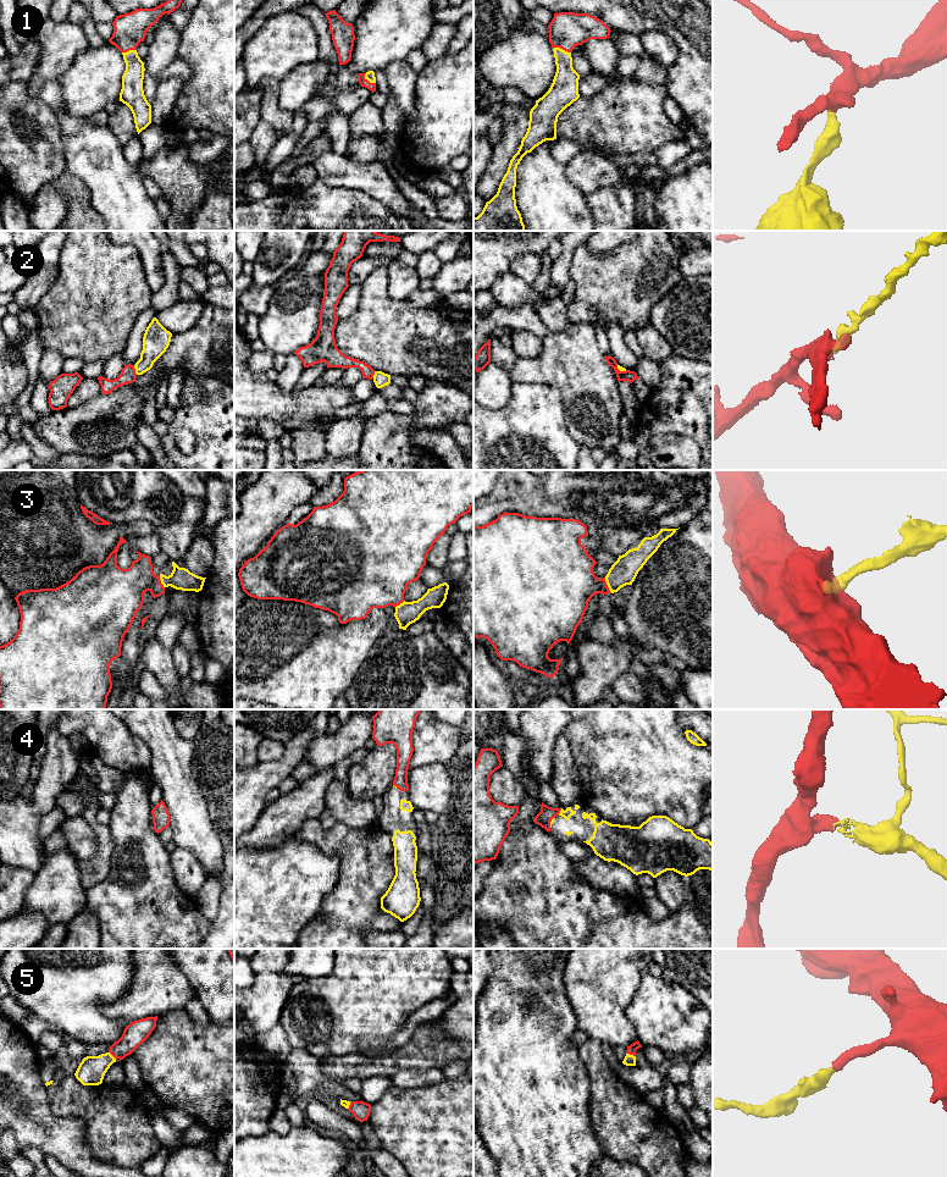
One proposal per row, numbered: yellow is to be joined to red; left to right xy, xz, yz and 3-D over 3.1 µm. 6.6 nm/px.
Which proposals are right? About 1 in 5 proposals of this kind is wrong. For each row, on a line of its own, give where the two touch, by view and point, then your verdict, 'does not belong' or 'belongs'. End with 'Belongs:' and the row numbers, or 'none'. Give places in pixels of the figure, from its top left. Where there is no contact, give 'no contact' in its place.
1: yz (561, 48) | belongs
2: xy (134, 370) | does not belong
3: yz (607, 585) | belongs
4: yz (560, 810) | belongs
5: yz (630, 1054) | belongs
Belongs: 1, 3, 4, 5

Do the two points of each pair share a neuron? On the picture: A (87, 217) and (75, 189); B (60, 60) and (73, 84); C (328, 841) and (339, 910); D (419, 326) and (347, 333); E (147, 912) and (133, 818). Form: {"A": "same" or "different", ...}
{"A": "same", "B": "different", "C": "same", "D": "same", "E": "same"}

